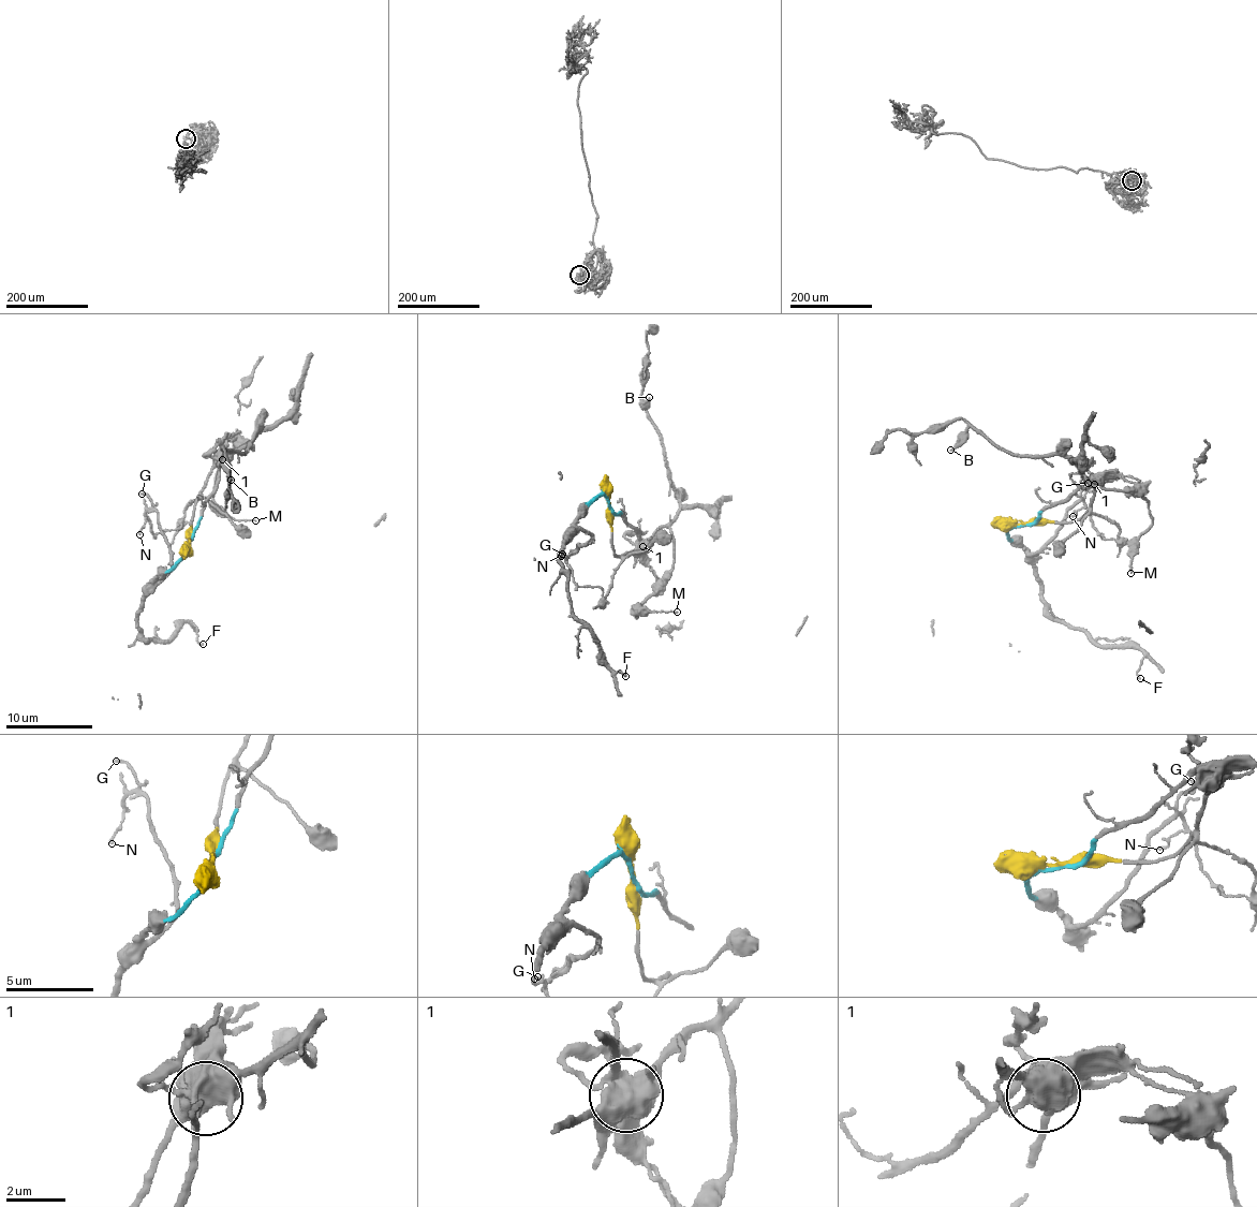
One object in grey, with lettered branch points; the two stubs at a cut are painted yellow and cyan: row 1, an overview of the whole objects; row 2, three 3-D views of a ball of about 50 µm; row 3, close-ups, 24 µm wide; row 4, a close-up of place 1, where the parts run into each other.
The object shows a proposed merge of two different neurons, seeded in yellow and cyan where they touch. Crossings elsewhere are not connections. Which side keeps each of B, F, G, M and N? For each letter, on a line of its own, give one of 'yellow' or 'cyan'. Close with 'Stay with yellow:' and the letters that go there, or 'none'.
B: yellow
F: cyan
G: cyan
M: yellow
N: cyan
Stay with yellow: B, M

